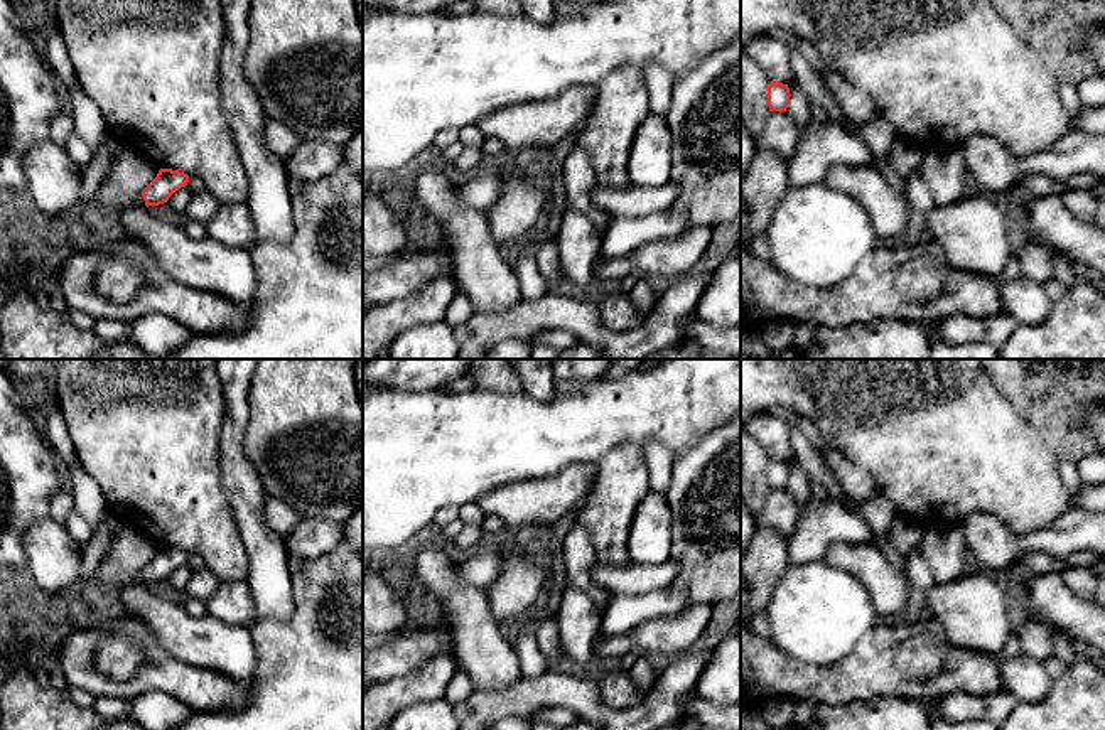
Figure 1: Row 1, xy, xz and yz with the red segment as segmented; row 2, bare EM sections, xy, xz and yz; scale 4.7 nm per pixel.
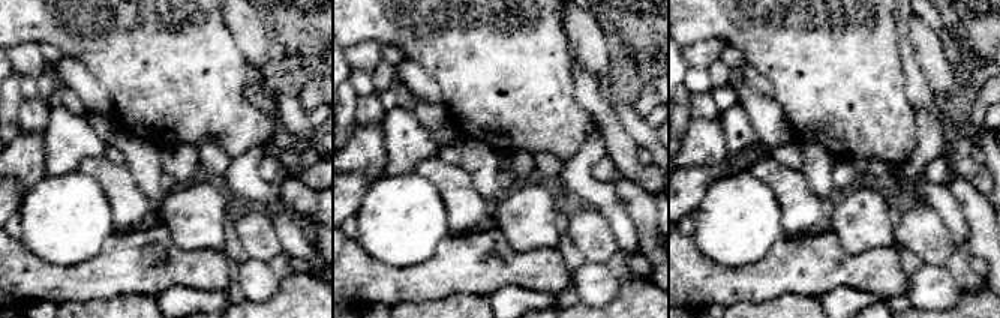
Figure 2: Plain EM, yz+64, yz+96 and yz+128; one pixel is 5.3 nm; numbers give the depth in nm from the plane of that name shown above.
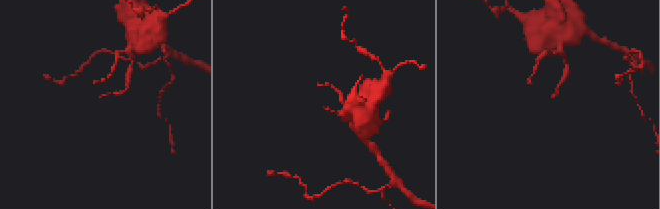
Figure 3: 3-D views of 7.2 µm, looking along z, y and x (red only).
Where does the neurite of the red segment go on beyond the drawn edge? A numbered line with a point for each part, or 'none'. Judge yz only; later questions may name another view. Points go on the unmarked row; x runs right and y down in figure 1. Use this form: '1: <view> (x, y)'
none

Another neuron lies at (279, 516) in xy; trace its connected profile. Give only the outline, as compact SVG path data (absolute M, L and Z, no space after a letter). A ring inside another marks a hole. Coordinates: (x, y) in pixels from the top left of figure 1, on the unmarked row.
M267 499L265 521L277 534L285 538L299 524L300 518L288 504L277 499Z

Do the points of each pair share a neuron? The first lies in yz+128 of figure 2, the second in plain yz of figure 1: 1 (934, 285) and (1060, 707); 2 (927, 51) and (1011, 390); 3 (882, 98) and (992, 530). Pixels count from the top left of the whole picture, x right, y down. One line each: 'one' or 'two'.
1: two
2: one
3: two

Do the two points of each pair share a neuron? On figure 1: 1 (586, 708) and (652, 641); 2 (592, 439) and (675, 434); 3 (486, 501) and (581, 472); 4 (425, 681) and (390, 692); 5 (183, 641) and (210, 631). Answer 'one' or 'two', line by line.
1: two
2: one
3: one
4: one
5: one

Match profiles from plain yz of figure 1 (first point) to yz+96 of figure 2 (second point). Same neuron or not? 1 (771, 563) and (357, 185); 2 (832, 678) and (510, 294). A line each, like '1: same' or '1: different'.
1: different
2: different

